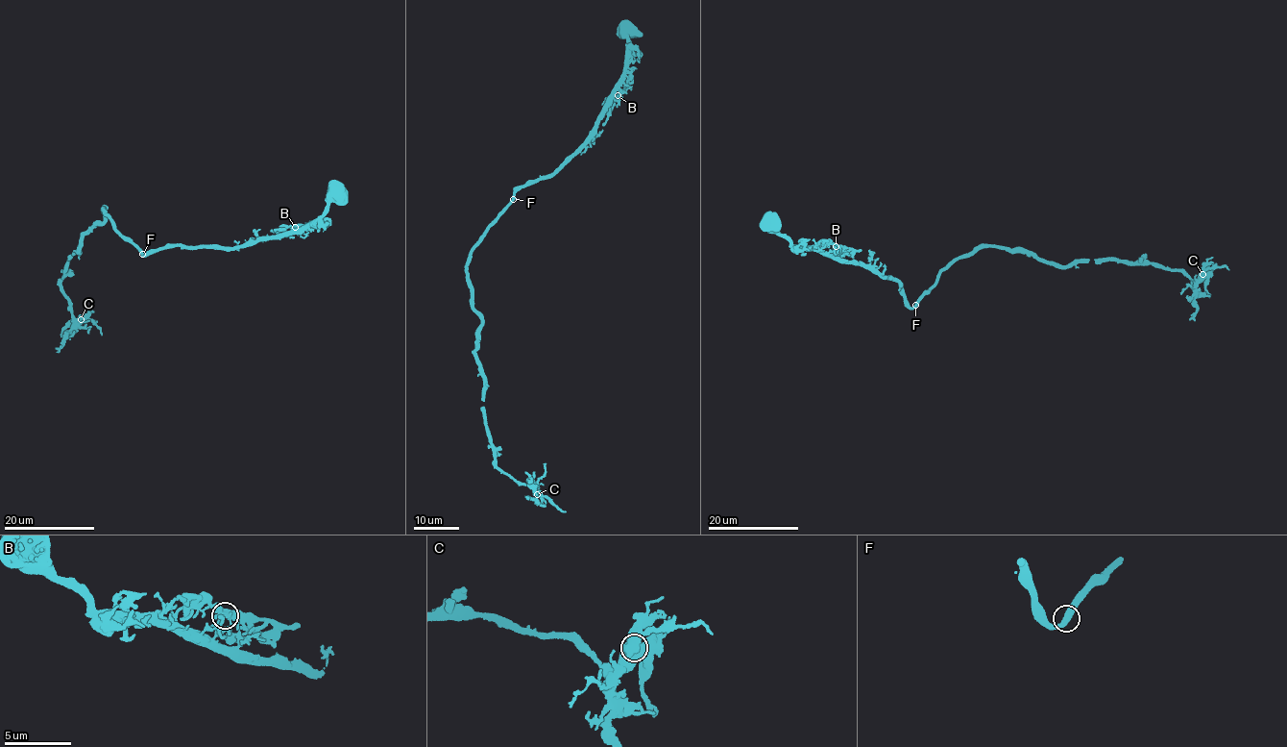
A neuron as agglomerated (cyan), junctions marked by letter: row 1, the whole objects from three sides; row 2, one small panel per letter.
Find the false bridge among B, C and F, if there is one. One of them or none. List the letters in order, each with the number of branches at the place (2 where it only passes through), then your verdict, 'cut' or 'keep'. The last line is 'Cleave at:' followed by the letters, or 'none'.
B: 6 branches meet; cut
C: 4 branches meet; keep
F: 2 branches meet; keep
Cleave at: B

